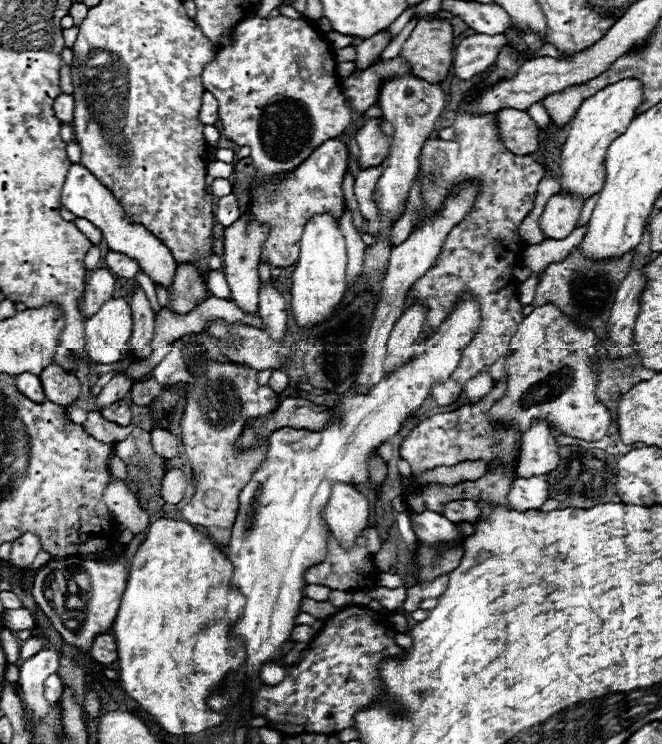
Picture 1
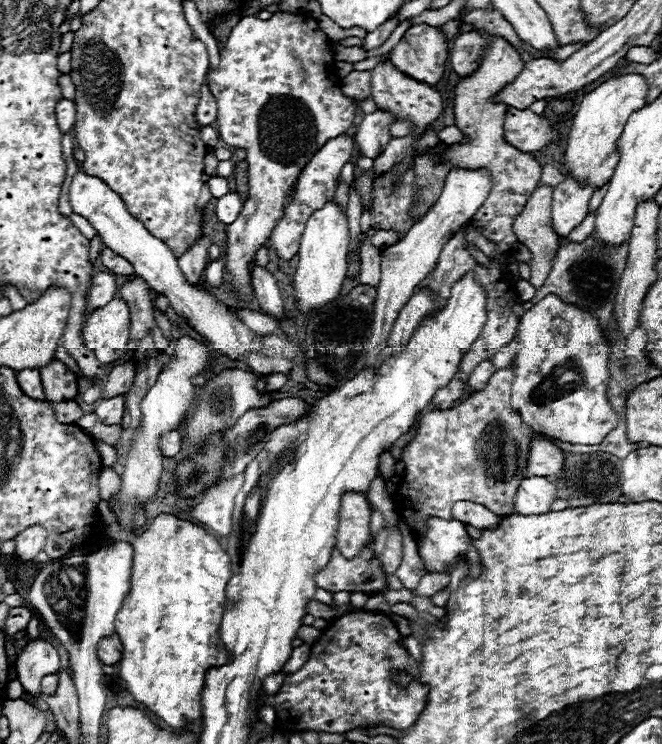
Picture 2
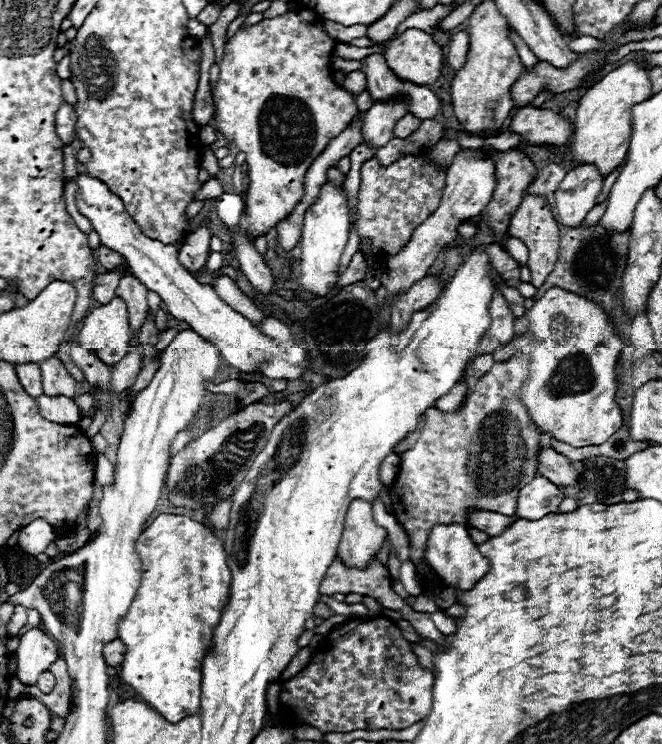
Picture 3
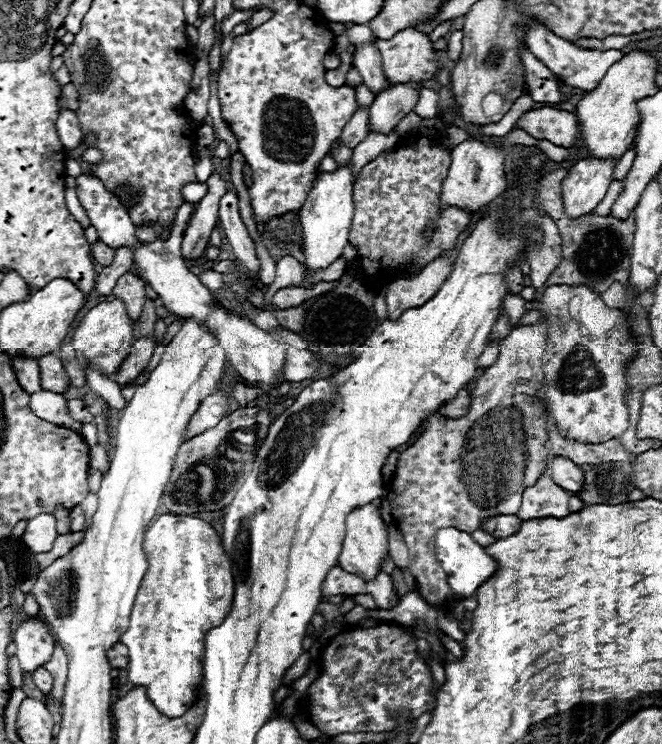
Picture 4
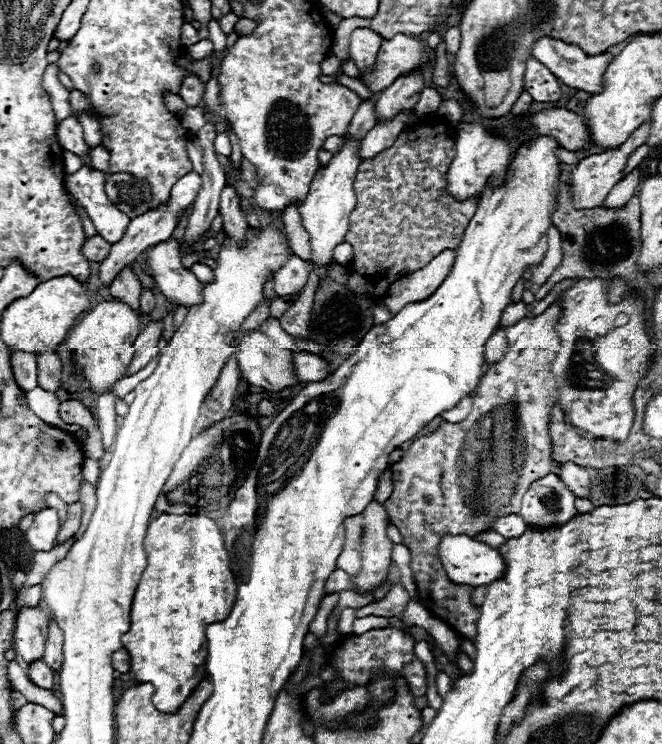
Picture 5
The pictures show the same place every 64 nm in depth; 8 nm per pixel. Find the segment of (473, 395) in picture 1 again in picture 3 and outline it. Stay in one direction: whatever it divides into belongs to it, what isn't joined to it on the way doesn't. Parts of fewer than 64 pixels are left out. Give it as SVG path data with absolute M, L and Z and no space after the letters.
M484 354L484 356L478 356L478 358L474 360L474 366L472 366L472 370L474 370L474 374L480 378L482 374L486 374L486 372L492 368L492 364L494 364L494 358L492 358L492 354Z

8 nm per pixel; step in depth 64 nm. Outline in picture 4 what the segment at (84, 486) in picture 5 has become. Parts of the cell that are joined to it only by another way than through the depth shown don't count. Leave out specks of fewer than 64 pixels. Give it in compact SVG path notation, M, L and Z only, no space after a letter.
M88 492L88 496L80 502L80 506L82 506L84 518L86 518L84 528L88 528L88 526L92 524L92 516L94 516L94 512L96 512L96 508L98 508L98 496L96 496L94 492Z

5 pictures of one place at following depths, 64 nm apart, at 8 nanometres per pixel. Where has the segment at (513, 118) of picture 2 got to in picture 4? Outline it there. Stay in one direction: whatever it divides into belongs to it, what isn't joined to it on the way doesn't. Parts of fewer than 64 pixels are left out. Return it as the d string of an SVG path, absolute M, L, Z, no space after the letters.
M556 108L530 110L516 122L516 126L538 140L550 140L552 144L564 148L576 146L580 134L576 114Z

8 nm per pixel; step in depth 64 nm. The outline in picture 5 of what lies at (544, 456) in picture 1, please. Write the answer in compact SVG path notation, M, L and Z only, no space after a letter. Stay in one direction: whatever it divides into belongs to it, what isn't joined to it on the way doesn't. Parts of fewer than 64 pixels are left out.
M568 462L564 466L558 466L558 474L578 498L586 498L588 496L588 492L590 492L590 476L588 476L586 468Z

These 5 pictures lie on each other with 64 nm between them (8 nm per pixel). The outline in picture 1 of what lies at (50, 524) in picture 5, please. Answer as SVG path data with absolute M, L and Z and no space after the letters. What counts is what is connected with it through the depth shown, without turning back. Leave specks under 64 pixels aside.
M22 534L20 538L16 538L12 542L12 554L10 554L10 562L20 566L20 568L26 568L32 564L32 560L36 558L36 554L42 550L42 544L40 544L40 538L36 534Z

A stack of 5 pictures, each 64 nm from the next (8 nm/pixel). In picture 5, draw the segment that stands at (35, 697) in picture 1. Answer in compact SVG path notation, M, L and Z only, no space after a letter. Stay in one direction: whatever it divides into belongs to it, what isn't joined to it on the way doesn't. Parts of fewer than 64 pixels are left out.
M22 606L16 612L14 624L14 652L24 662L34 662L44 656L44 642L48 634L48 616L42 606Z

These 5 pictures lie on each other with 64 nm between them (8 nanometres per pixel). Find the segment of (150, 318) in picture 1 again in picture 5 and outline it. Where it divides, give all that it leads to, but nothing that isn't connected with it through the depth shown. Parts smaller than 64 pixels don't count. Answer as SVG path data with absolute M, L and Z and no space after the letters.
M124 266L120 270L120 274L114 278L114 282L110 284L110 294L122 302L126 302L132 310L138 310L140 304L138 304L138 298L140 298L140 292L142 292L142 284L140 280L134 276L132 268L130 266Z

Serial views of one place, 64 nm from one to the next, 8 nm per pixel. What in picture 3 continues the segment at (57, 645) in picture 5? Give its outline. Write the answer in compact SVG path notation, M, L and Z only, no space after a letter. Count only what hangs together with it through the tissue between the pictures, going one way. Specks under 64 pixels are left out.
M58 654L58 660L54 662L54 666L50 666L50 672L56 678L56 686L54 686L54 690L50 694L35 691L35 686L25 686L18 678L13 677L9 681L8 699L13 700L18 696L22 696L20 695L21 693L27 693L31 697L36 697L37 700L40 700L50 712L66 718L68 702L70 702L70 674L66 670L66 660L64 660L62 654Z

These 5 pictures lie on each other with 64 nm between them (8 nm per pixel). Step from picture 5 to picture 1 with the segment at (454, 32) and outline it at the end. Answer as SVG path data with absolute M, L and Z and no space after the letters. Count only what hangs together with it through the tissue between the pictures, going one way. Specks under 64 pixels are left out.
M470 34L458 42L452 56L454 74L462 80L472 80L476 74L484 72L498 54L498 50L506 44L504 34L488 36L488 34Z

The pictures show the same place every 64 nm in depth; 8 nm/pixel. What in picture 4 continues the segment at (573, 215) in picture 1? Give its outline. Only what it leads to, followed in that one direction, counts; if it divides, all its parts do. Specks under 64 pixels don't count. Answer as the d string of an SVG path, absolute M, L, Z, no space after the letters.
M586 158L568 170L568 176L562 182L562 198L568 216L576 218L588 214L602 202L610 188L616 164L618 160L612 158Z

